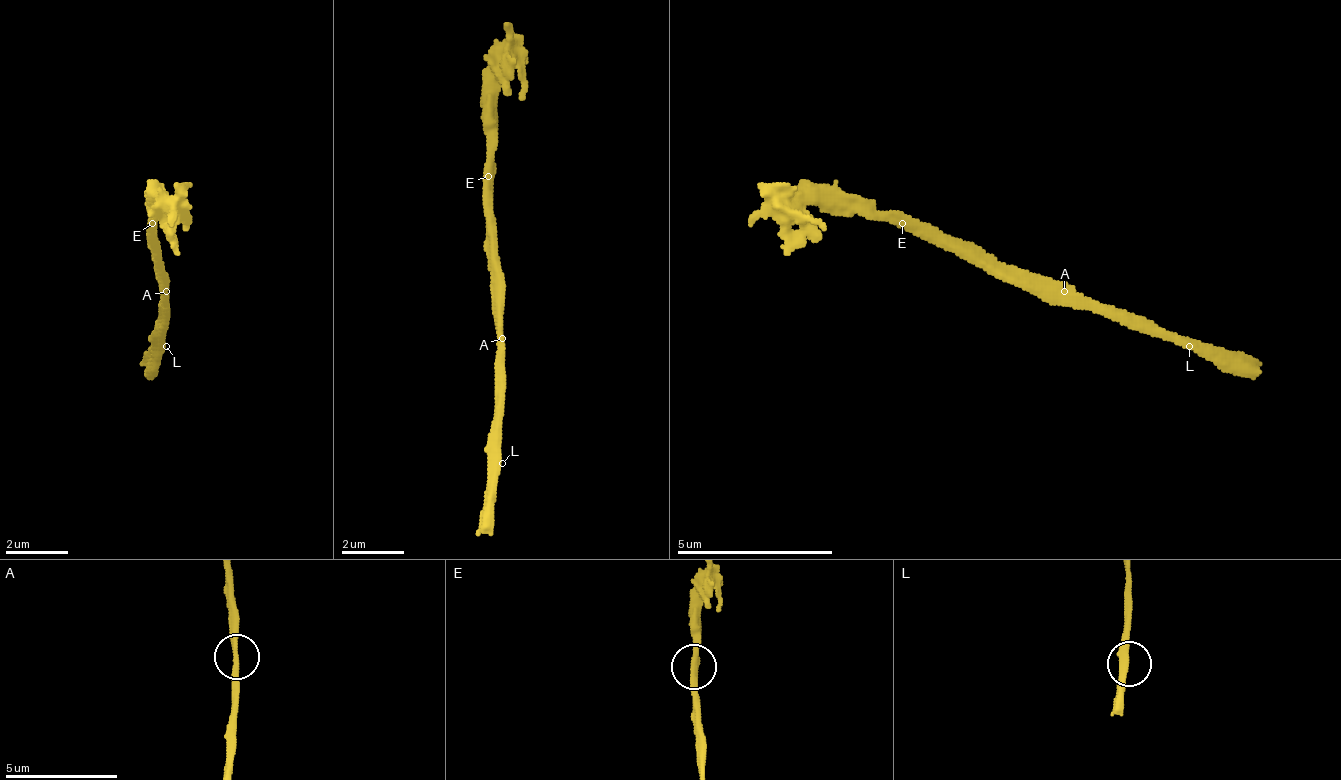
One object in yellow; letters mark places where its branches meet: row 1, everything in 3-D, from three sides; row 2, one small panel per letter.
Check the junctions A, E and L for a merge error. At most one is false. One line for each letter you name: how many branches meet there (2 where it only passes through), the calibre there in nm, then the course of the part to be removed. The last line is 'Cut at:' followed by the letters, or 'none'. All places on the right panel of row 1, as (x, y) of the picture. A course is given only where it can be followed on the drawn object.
Cut at: none

